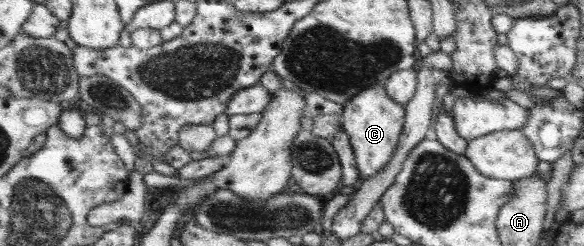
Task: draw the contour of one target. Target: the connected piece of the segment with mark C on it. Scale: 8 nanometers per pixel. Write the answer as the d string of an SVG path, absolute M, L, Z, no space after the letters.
M385 83L370 86L347 101L340 121L343 129L350 136L362 180L384 171L394 158L403 135L406 118L405 107L396 103L396 100L388 93Z

